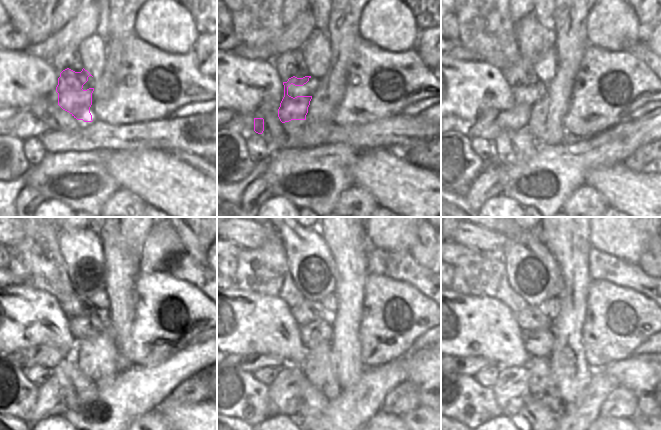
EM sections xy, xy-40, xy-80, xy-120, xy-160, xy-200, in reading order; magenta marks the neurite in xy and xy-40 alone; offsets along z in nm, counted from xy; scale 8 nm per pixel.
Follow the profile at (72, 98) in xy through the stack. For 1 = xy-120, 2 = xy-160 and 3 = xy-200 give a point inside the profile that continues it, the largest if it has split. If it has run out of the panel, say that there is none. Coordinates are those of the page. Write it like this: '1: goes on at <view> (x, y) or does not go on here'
1: goes on at xy-120 (45, 356)
2: goes on at xy-160 (250, 363)
3: goes on at xy-200 (470, 365)

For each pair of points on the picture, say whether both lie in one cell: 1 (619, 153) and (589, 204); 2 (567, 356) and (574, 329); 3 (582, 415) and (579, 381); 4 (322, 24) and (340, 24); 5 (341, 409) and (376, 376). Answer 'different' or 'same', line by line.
1: different
2: same
3: different
4: different
5: same

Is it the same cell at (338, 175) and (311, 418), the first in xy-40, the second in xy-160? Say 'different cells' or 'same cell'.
same cell

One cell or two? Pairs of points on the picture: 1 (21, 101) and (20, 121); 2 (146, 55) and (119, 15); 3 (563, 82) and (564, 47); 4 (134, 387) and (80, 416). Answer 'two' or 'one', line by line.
1: two
2: two
3: two
4: one

